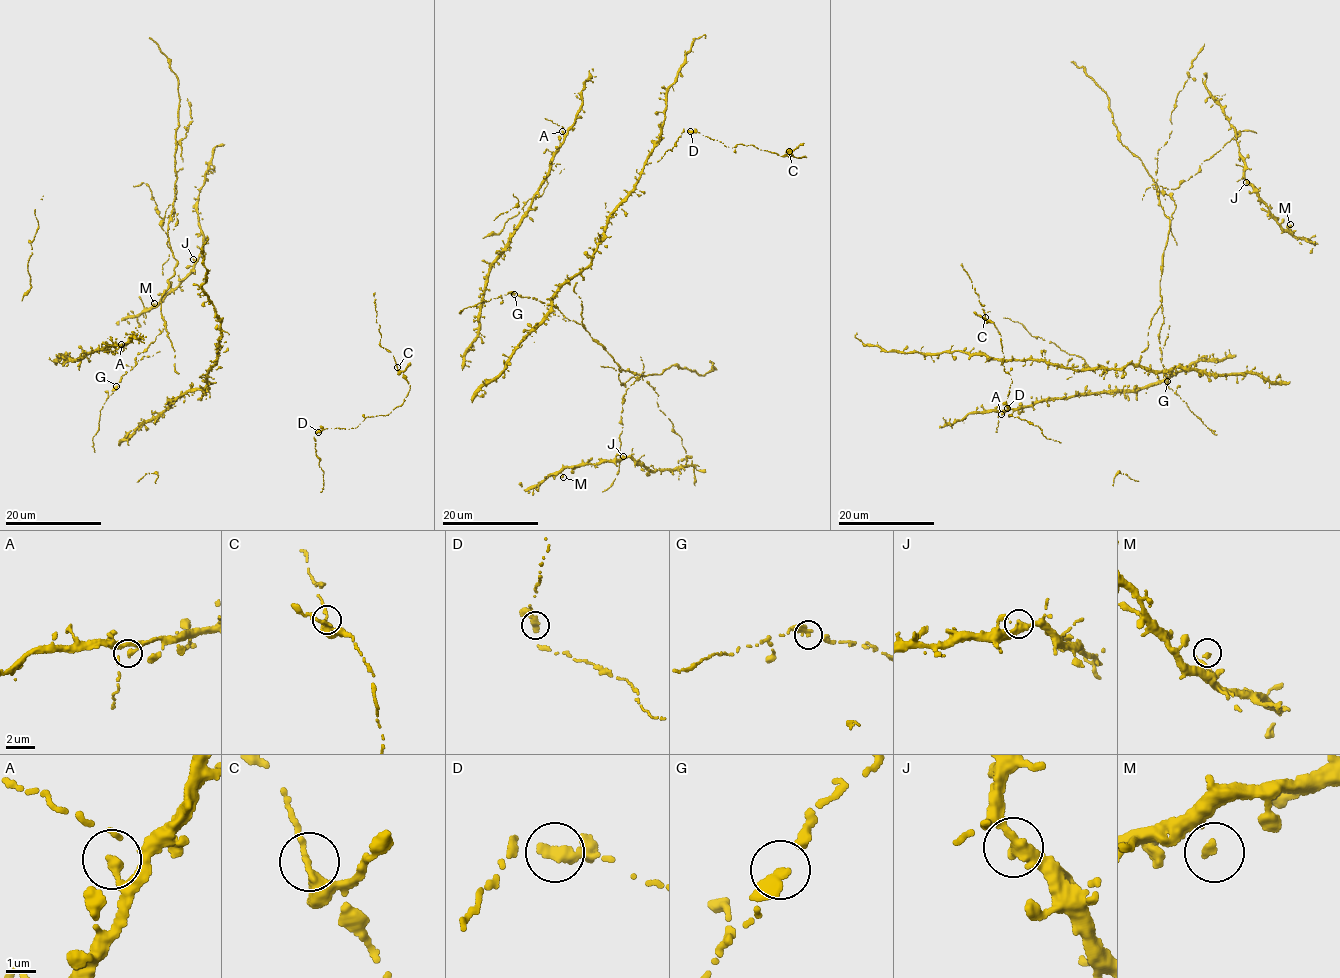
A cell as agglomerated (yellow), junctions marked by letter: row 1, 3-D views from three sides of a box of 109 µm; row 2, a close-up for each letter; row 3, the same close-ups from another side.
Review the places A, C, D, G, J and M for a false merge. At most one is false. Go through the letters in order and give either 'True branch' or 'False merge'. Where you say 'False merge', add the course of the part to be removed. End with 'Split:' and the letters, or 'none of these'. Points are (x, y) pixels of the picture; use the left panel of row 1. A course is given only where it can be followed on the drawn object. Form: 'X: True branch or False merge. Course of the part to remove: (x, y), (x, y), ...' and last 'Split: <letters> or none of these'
A: True branch
C: True branch
D: True branch
G: False merge. Course of the part to remove: (117, 385), (165, 327), (161, 297), (176, 259), (168, 221), (175, 196), (179, 97), (169, 59), (149, 37)
J: True branch
M: True branch
Split: G

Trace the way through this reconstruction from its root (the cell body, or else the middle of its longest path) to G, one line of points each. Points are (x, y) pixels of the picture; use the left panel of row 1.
G: (165, 324), (154, 342), (137, 354), (135, 365), (117, 385)

